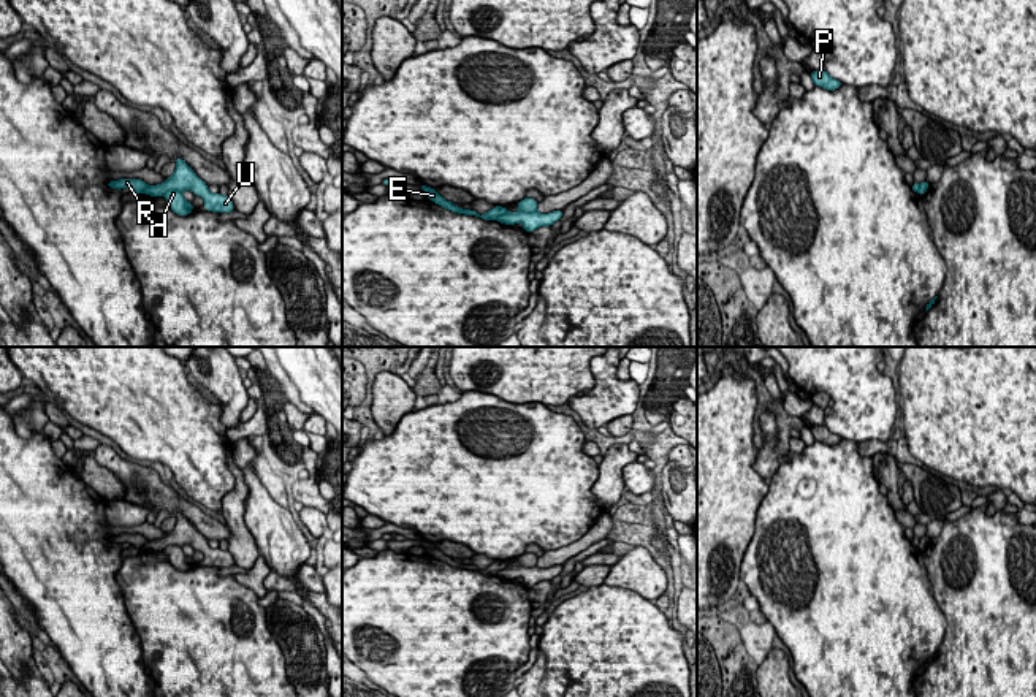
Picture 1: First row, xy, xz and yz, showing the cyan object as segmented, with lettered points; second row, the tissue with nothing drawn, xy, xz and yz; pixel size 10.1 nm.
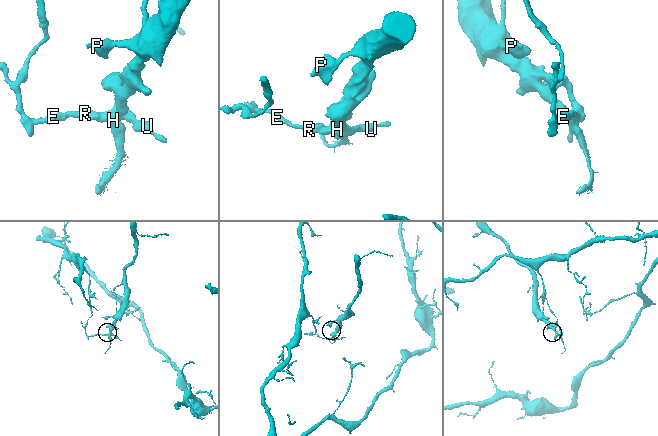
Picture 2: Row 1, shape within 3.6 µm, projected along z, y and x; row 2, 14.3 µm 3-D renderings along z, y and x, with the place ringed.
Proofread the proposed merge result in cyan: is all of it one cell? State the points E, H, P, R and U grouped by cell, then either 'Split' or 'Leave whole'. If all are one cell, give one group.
Groups: E R / H P U. Split

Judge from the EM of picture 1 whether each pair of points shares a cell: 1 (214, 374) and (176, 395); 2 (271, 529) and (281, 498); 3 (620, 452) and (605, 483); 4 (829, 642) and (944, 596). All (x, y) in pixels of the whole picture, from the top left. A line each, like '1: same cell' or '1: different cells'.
1: different cells
2: different cells
3: same cell
4: different cells

